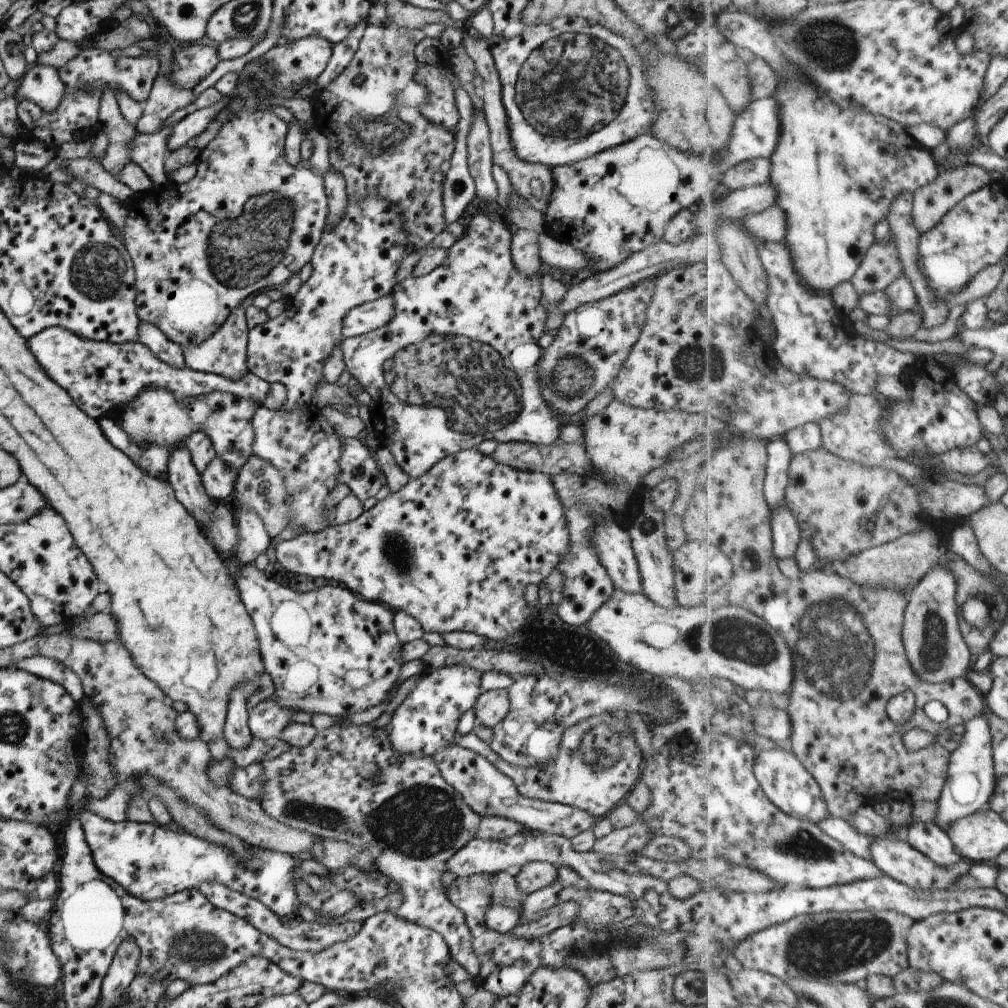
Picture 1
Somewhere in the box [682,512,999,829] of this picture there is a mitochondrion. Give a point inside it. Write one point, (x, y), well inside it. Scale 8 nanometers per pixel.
(840, 649)

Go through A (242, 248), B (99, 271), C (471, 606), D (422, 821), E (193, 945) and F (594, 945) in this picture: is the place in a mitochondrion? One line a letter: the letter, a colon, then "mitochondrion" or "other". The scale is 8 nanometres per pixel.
A: mitochondrion
B: mitochondrion
C: other
D: mitochondrion
E: mitochondrion
F: mitochondrion

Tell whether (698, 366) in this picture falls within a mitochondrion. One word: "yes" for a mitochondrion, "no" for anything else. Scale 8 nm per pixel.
yes

